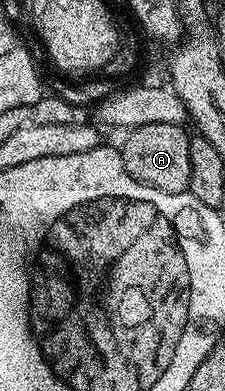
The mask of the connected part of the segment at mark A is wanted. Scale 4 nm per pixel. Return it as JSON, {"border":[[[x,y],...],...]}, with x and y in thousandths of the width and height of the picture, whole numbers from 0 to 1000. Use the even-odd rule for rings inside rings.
{"border":[[[671,312],[653,322],[618,322],[587,330],[569,340],[573,348],[556,358],[556,371],[533,371],[529,386],[538,394],[538,419],[564,435],[564,445],[582,445],[604,455],[622,471],[649,471],[662,481],[702,481],[711,491],[738,491],[742,496],[778,496],[782,491],[822,496],[840,486],[840,458],[849,455],[849,373],[840,371],[849,348],[844,340],[822,340],[827,330],[800,317],[747,317],[742,312]]]}

